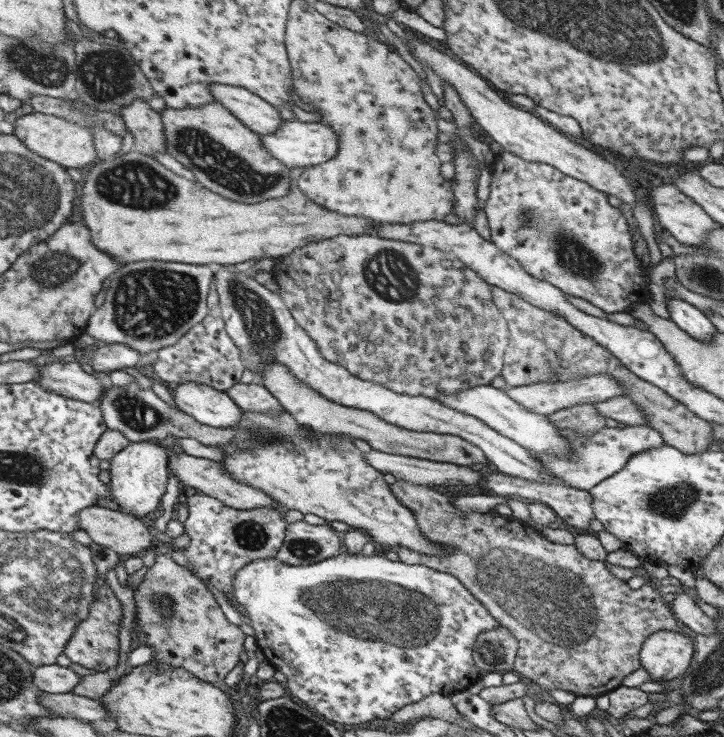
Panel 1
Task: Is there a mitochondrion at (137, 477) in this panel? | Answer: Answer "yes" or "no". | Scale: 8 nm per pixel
no

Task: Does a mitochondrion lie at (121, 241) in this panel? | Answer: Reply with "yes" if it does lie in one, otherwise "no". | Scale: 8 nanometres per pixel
no

